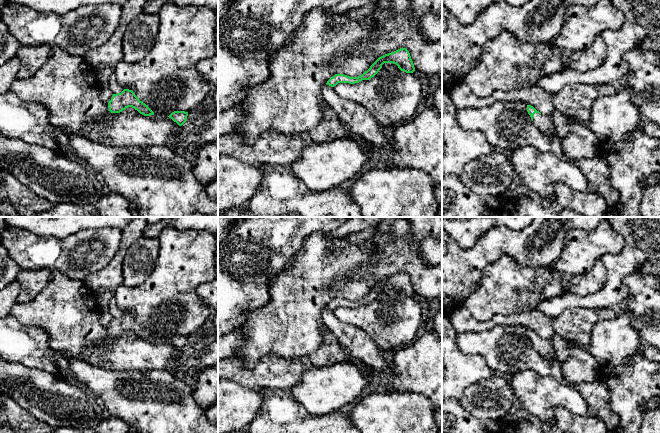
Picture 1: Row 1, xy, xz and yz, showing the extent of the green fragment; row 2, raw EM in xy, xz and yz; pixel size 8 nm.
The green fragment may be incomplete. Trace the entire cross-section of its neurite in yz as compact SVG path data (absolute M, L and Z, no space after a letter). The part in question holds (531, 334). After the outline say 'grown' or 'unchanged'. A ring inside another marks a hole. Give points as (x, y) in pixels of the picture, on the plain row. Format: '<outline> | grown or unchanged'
M527 329L527 336L534 348L538 350L543 357L548 359L553 357L556 349L549 340L542 339L531 329Z | grown

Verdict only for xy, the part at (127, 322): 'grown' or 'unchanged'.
unchanged

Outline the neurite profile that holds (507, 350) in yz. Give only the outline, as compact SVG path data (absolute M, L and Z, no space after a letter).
M497 325L492 329L486 329L482 332L463 332L457 333L456 335L456 345L463 353L482 355L488 367L495 374L500 374L508 379L523 370L533 370L541 376L548 376L555 362L562 365L570 356L567 340L556 334L552 336L549 341L556 349L551 359L543 357L539 351L534 348L527 336L527 328L522 325Z

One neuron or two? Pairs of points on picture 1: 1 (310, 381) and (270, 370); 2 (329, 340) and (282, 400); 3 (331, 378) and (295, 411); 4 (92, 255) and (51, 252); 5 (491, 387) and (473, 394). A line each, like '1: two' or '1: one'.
1: two
2: two
3: two
4: one
5: one

